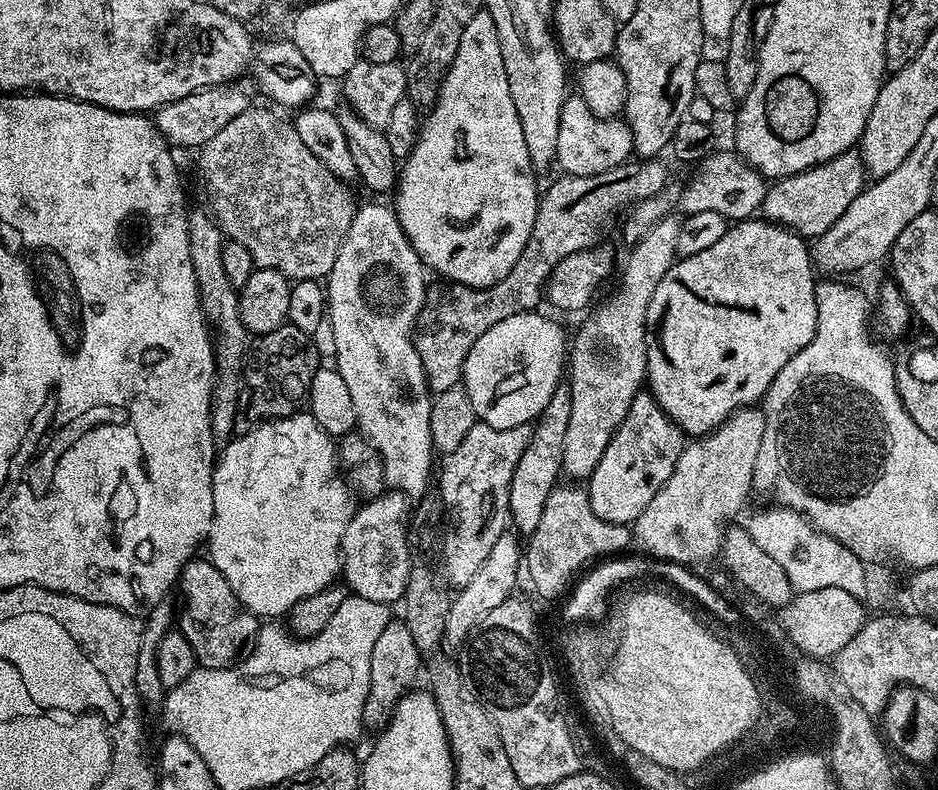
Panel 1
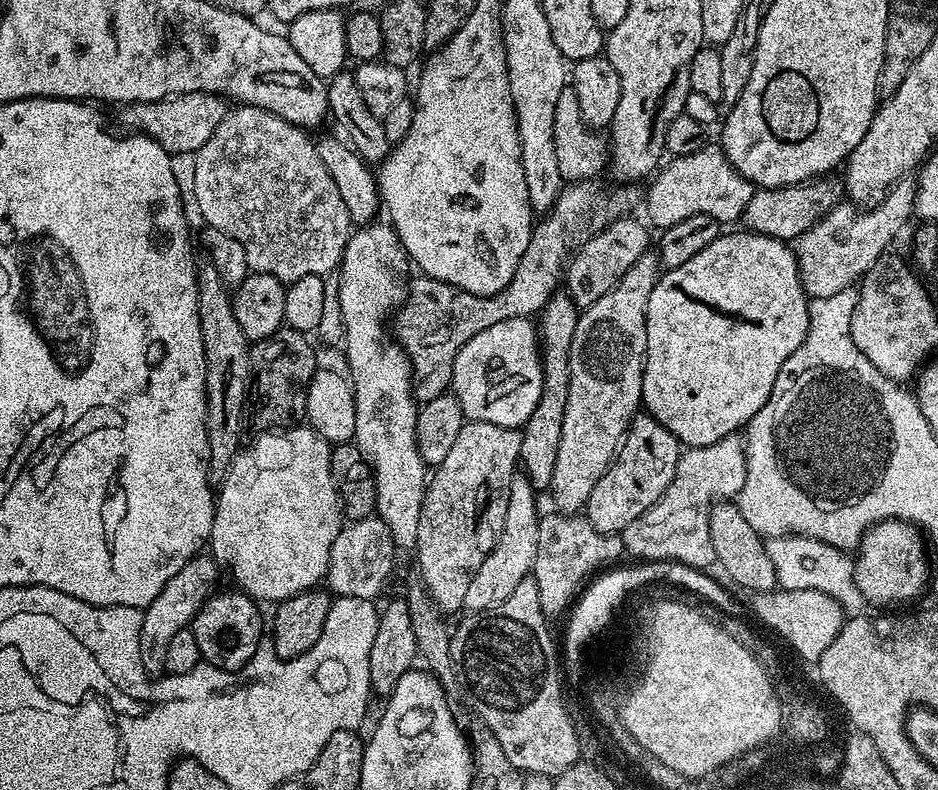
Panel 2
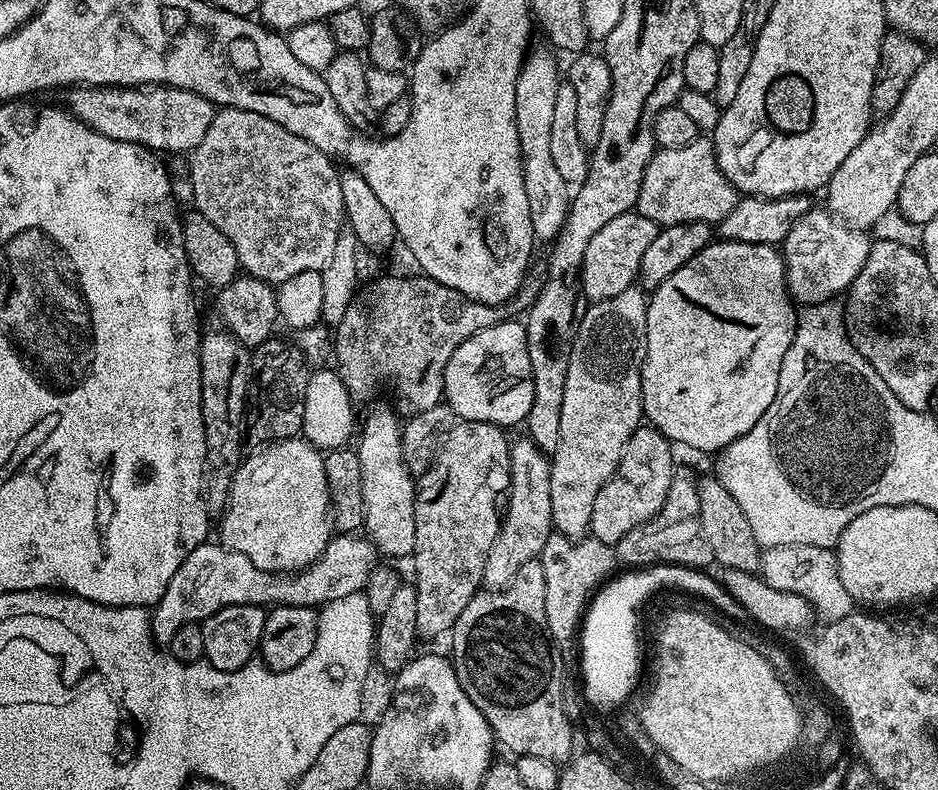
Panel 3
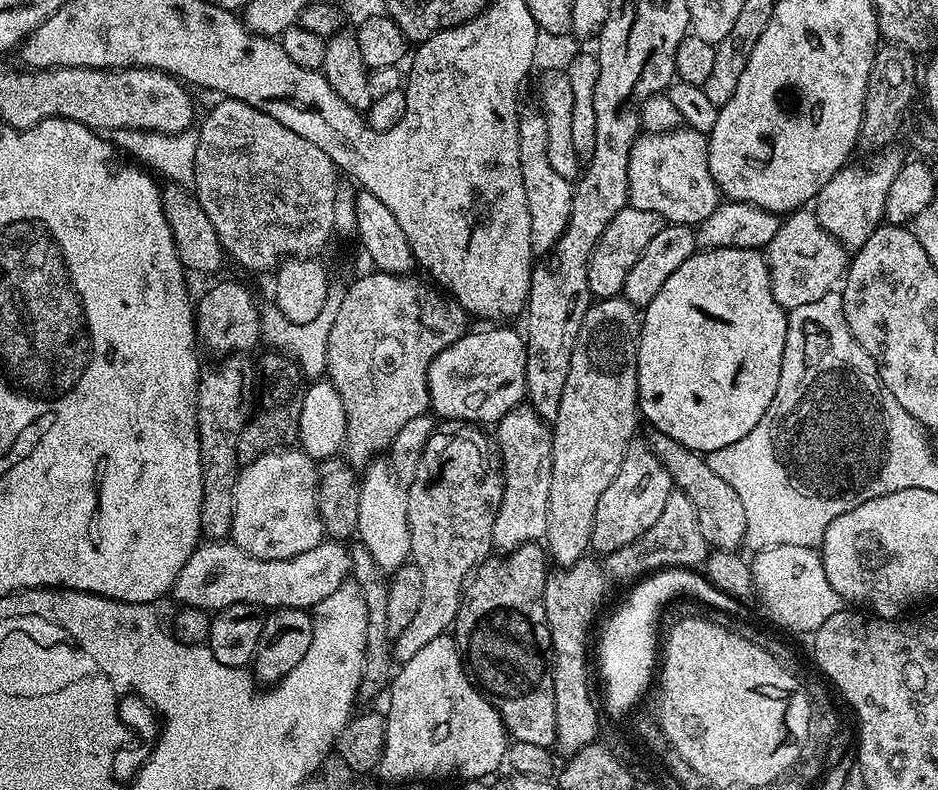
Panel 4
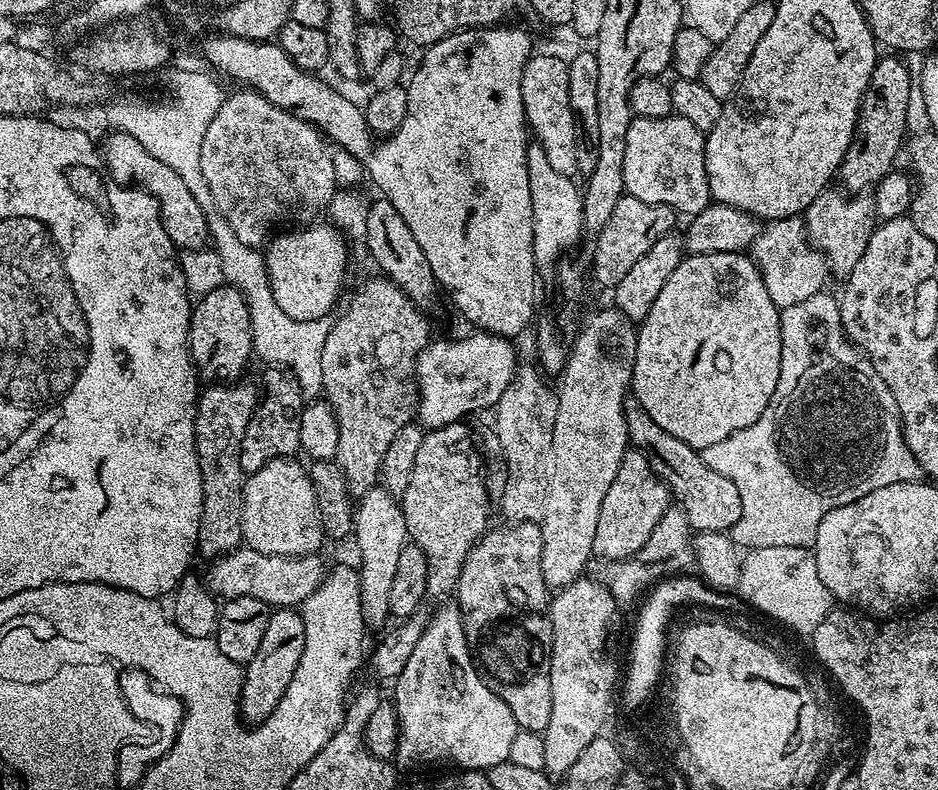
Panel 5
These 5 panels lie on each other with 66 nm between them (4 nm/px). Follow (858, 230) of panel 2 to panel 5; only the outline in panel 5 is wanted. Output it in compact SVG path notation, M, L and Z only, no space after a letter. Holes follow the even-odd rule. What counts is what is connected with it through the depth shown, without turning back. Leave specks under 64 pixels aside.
M800 216L767 221L758 238L754 238L750 255L764 279L766 294L770 294L778 309L794 306L794 302L806 302L806 298L822 291L824 279L830 276L828 262L809 244L806 225Z

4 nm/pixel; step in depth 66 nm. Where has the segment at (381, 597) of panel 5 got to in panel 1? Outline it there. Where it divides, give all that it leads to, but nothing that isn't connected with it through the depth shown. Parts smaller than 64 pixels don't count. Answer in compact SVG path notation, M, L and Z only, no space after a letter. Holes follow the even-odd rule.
M364 204L355 209L352 217L352 224L346 230L346 238L342 238L342 246L338 246L338 258L334 258L334 266L328 271L326 277L326 295L328 297L328 311L326 316L334 324L334 350L336 359L334 367L338 374L342 374L342 379L346 381L346 386L350 389L350 398L354 401L354 414L356 415L356 428L360 431L375 448L380 451L382 466L384 467L384 482L391 491L400 492L407 498L419 498L429 491L428 479L433 479L432 456L432 435L430 434L430 410L432 409L433 393L428 387L424 360L418 354L414 333L417 329L416 320L420 312L424 309L424 302L428 299L430 284L424 281L426 265L420 261L420 256L414 250L412 243L406 238L406 234L400 225L400 219L396 217L395 207L384 204Z

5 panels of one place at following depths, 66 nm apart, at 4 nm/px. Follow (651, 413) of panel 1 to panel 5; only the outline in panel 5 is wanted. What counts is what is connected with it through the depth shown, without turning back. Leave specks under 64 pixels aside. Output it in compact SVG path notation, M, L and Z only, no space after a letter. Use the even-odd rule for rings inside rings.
M629 450L624 453L622 466L614 474L610 490L606 490L606 499L602 501L602 510L598 510L598 530L594 533L594 553L602 560L625 560L642 546L646 546L658 518L670 506L668 487L650 470L650 462L641 452Z

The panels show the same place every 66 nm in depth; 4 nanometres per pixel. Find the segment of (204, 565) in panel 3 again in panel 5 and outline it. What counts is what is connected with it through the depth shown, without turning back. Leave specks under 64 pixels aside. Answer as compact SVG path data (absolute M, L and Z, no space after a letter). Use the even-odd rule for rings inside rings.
M241 546L235 552L213 559L206 575L206 587L213 596L221 601L234 598L258 598L258 602L266 602L273 609L296 608L303 605L314 590L323 582L326 575L323 555L310 556L275 556L262 554L258 550Z

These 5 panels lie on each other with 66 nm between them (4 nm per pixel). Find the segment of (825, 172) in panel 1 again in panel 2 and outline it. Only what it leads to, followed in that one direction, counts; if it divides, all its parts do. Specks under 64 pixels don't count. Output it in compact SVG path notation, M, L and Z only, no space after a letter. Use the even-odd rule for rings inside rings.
M817 178L809 180L806 184L791 184L785 188L756 188L750 198L750 206L746 206L742 217L742 224L749 232L766 234L770 238L778 238L785 242L794 242L810 226L814 226L819 220L822 220L828 212L832 211L842 200L842 184L839 179Z

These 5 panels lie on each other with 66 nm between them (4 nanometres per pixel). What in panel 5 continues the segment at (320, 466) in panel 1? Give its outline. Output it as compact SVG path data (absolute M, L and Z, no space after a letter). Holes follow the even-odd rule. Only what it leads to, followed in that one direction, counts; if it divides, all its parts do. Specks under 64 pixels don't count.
M292 458L275 460L245 479L242 534L247 547L275 556L310 556L321 551L320 543L325 543L326 537L318 514L318 502L314 498L314 486L308 477L307 467L296 462Z

